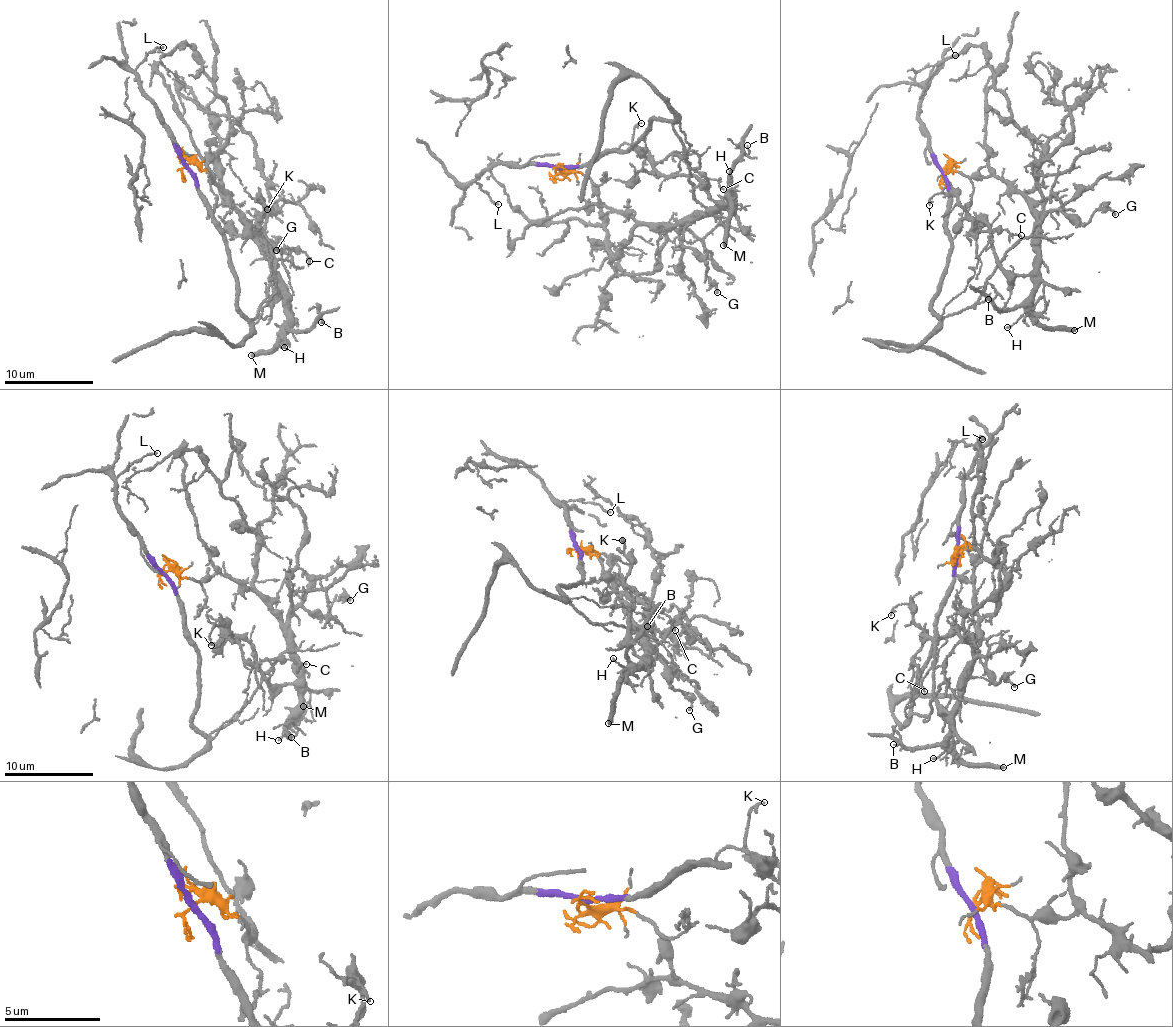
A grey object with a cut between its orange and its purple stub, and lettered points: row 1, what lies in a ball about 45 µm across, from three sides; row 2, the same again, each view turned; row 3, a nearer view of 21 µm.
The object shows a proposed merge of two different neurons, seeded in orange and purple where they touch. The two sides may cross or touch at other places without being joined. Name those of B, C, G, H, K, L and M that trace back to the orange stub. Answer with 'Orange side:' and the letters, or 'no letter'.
Orange side: B, C, G, H, K, M

